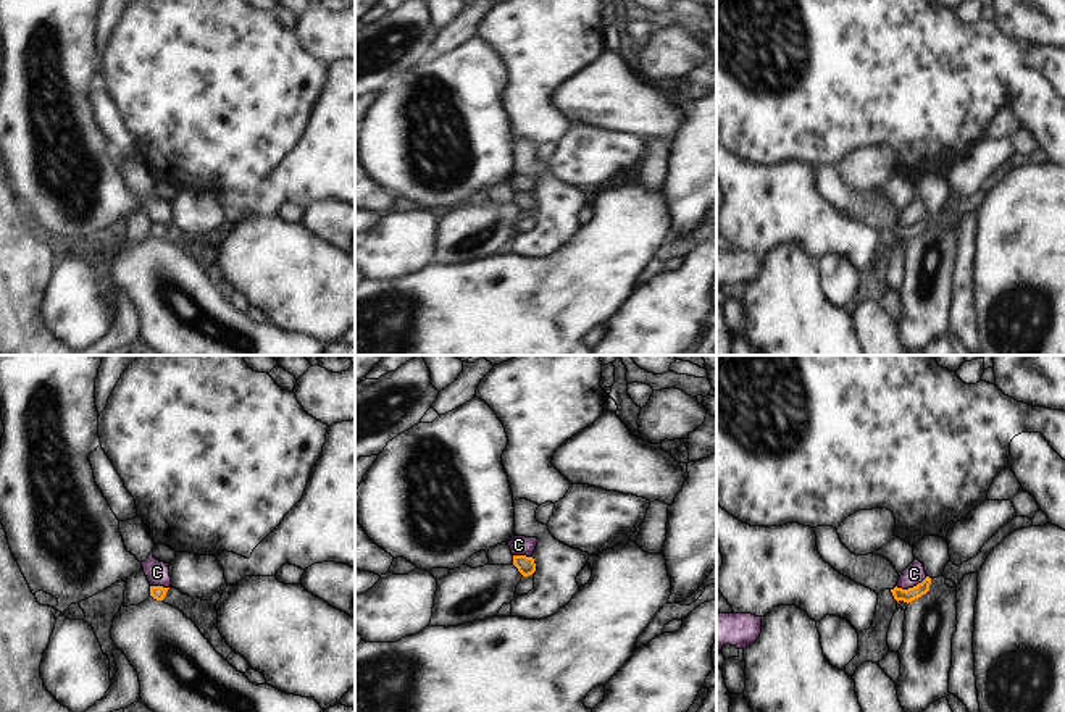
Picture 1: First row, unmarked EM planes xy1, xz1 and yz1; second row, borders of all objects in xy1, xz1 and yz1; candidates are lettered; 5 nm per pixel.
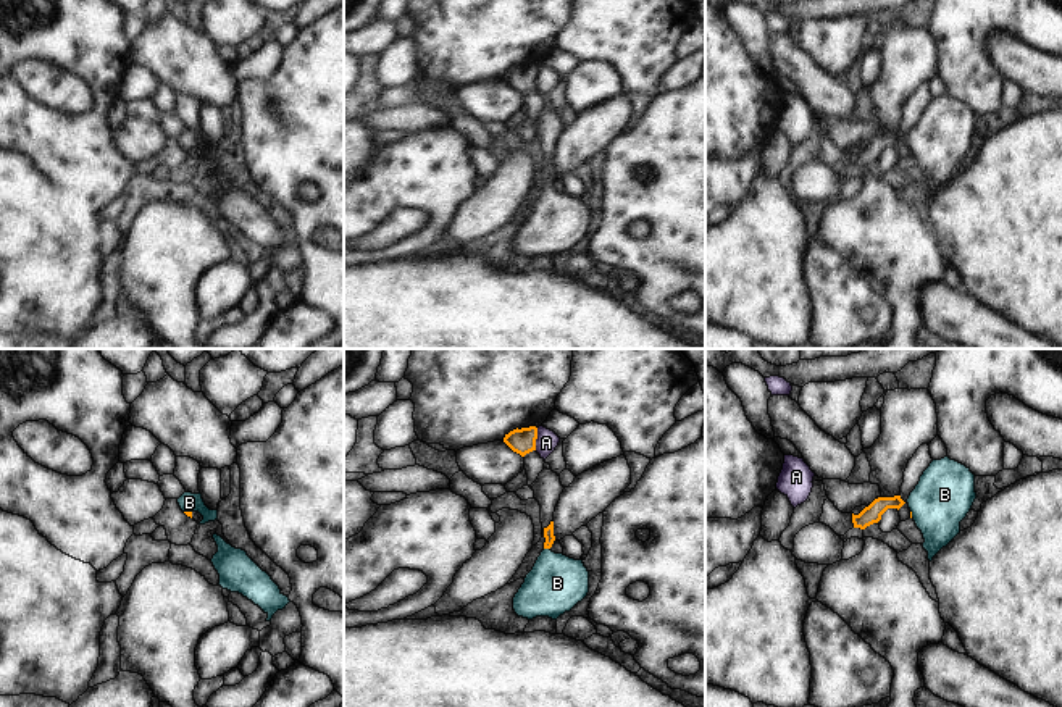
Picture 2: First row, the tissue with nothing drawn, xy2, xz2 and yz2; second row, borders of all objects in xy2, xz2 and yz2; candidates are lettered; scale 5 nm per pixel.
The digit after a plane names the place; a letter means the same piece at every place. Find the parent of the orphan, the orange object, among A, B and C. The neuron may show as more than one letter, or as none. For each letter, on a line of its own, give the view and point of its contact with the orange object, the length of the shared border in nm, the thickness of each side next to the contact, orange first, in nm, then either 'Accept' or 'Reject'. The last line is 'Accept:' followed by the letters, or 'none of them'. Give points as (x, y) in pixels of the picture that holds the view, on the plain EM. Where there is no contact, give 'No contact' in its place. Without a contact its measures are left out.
A: Touches orange at xz2 (536, 76). Shared border 110 nm. Thickness 130 nm (orange) against 110 nm. Reject
B: Touches orange at xz2 (547, 186). Shared border 30 nm. Thickness 50 nm (orange) against 280 nm. Accept
C: Touches orange at yz1 (910, 226). Shared border 170 nm. Thickness 70 nm (orange) against 100 nm. Reject
Accept: B

